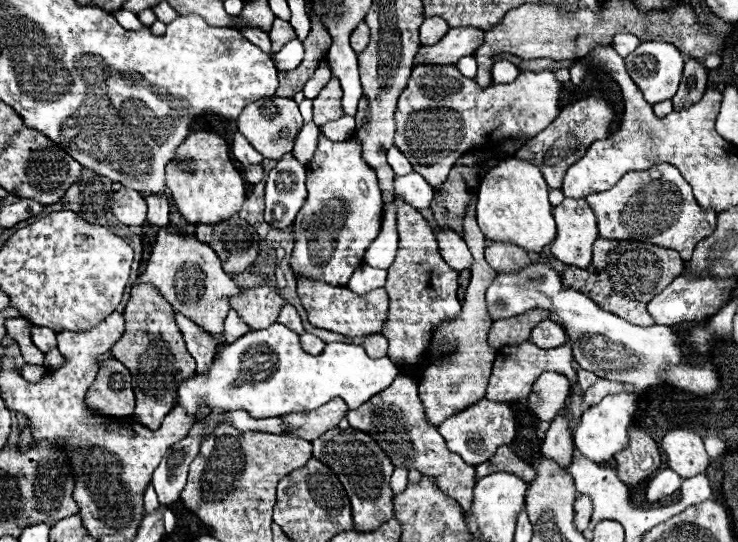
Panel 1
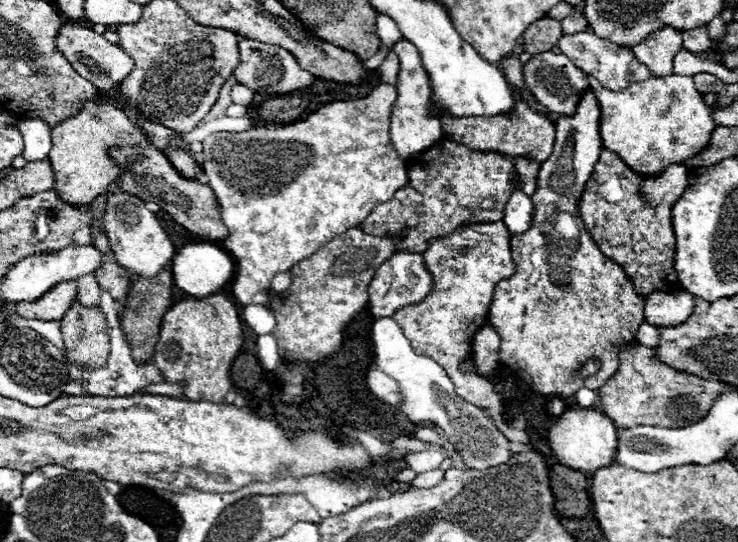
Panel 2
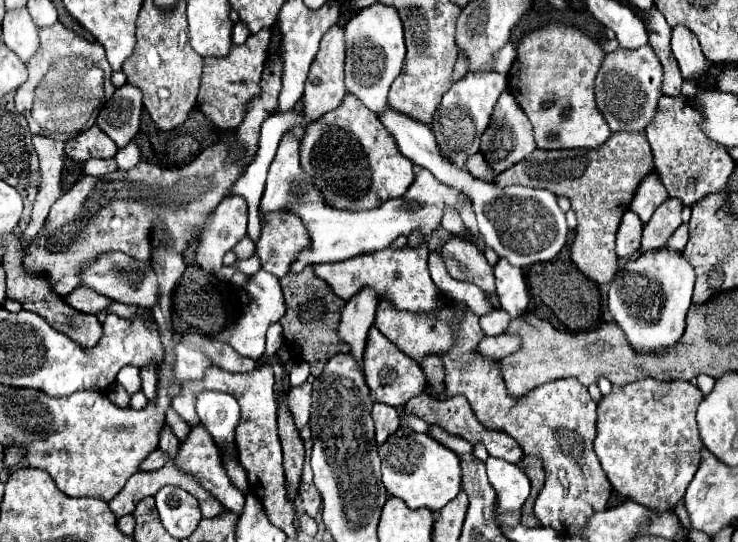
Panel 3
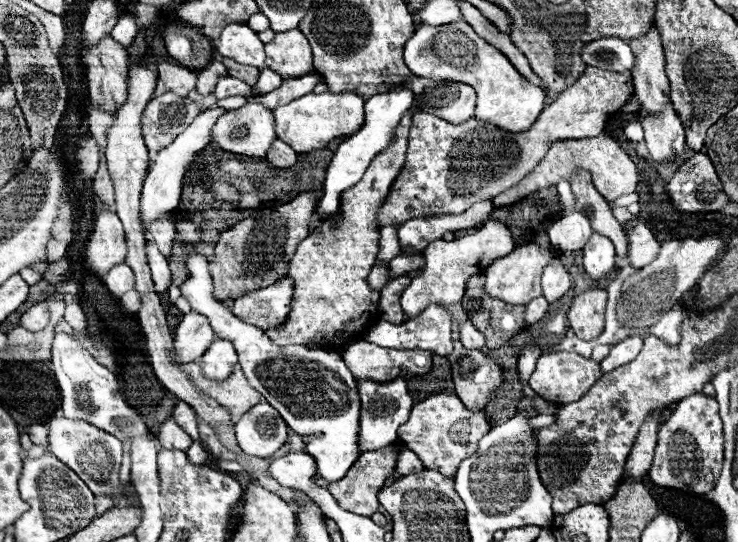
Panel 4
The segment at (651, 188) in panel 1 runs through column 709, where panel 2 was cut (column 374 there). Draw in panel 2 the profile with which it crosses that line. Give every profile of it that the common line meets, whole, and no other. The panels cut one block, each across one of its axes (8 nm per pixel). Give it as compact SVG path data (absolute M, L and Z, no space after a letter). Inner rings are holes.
M442 138L408 160L410 184L400 188L390 202L374 208L374 212L358 226L374 236L396 236L404 230L404 236L396 242L396 252L424 254L432 238L448 236L466 224L502 220L504 206L512 194L510 178L514 174L512 160L506 160L496 152L474 152L458 142ZM486 198L496 200L494 210L480 208Z

